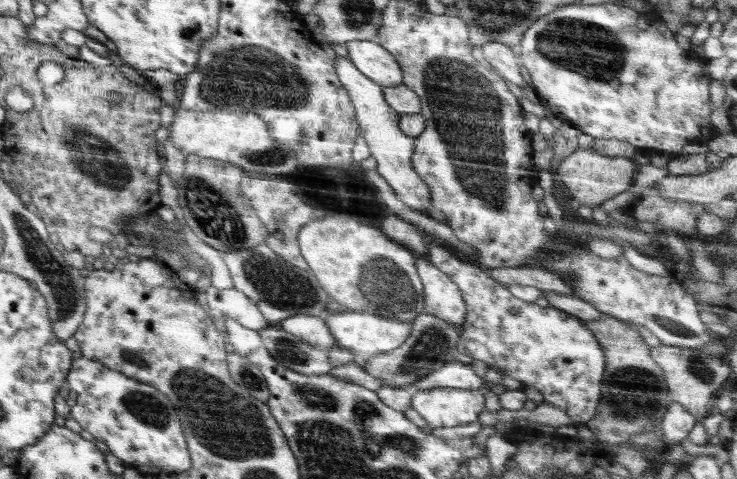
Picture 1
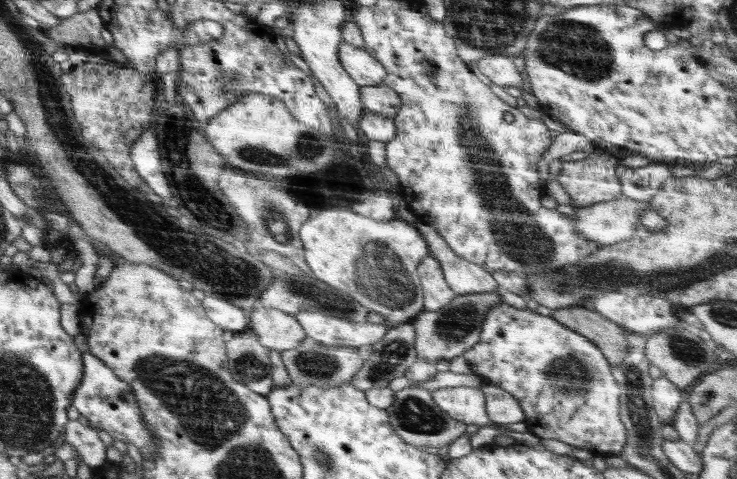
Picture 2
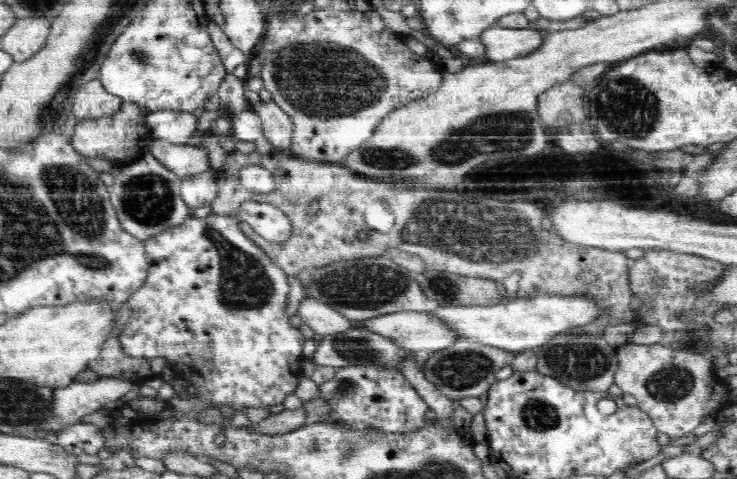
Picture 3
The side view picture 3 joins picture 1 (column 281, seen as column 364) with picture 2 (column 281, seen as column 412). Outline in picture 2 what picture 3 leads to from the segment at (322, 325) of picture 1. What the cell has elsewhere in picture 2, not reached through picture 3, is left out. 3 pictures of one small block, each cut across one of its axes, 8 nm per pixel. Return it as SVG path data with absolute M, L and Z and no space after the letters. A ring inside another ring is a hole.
M256 307L248 312L248 317L248 331L256 334L260 344L268 350L281 354L293 350L307 337L294 315L276 308Z

